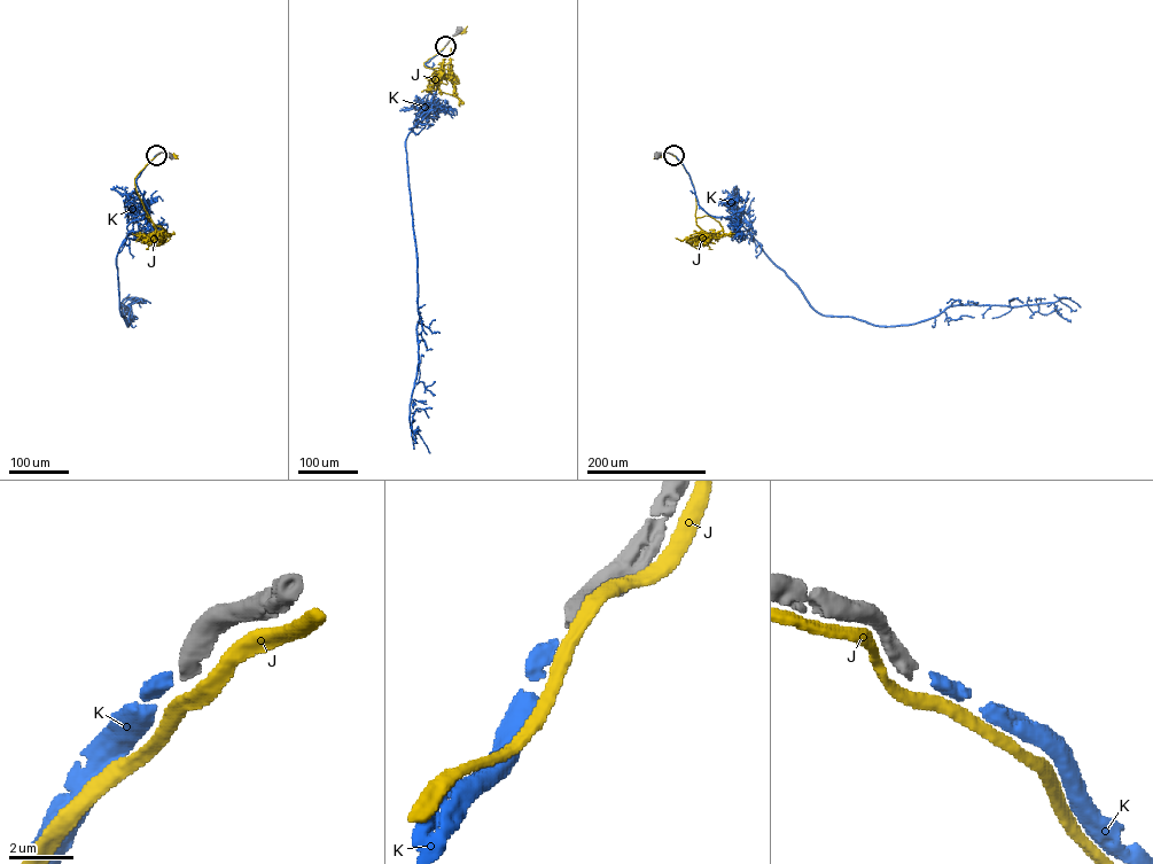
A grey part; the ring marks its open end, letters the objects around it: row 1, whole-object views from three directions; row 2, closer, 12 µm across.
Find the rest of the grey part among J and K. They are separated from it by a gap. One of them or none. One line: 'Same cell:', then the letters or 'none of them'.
Same cell: K

